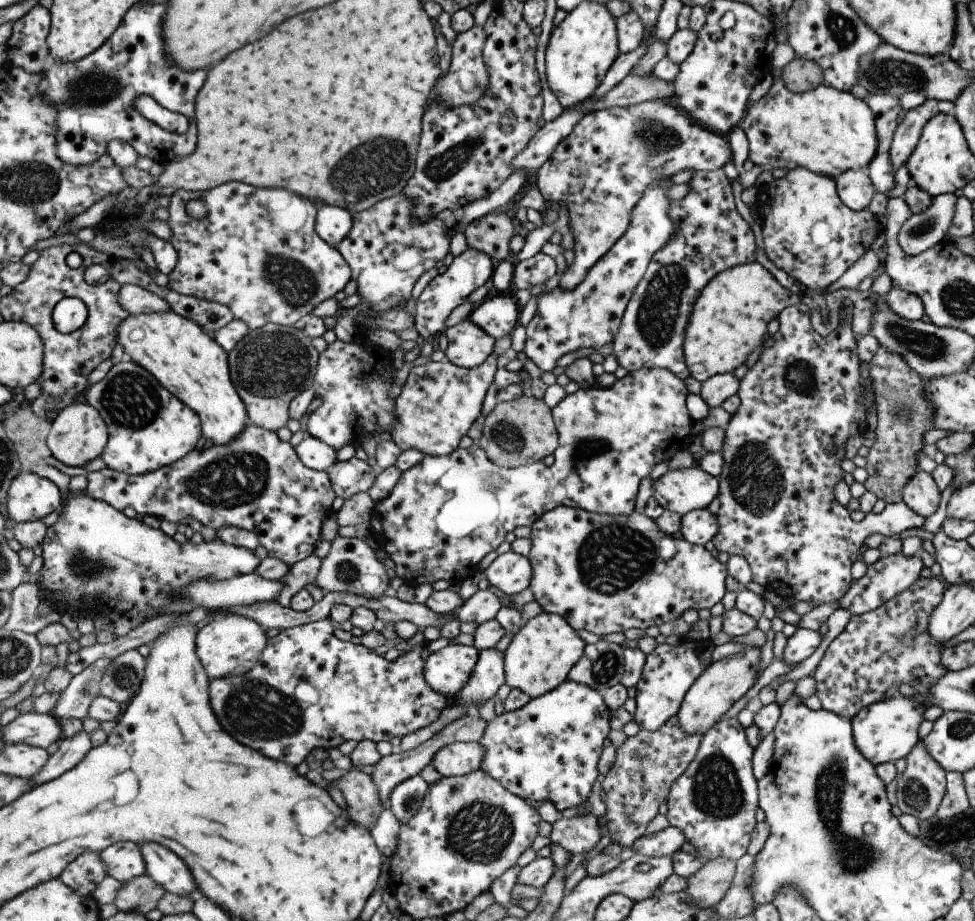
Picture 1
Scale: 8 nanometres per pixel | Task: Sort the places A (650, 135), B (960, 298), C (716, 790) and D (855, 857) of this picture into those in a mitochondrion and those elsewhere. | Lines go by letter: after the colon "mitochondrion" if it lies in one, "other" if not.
A: mitochondrion
B: mitochondrion
C: mitochondrion
D: mitochondrion

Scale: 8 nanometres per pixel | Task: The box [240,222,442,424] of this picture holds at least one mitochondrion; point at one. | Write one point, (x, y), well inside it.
(295, 283)

